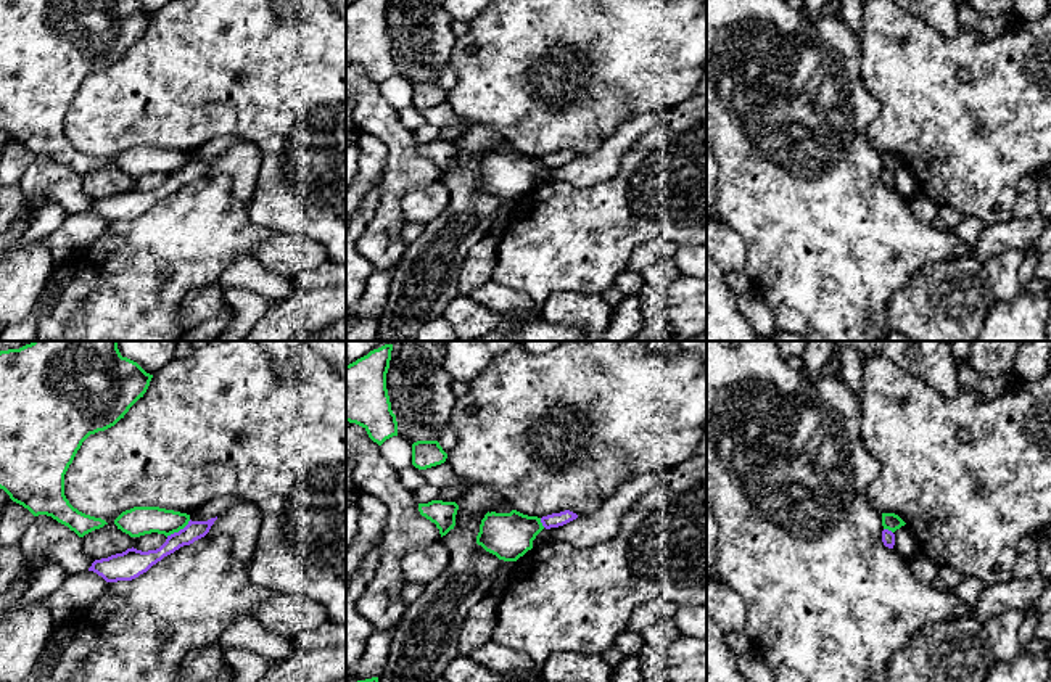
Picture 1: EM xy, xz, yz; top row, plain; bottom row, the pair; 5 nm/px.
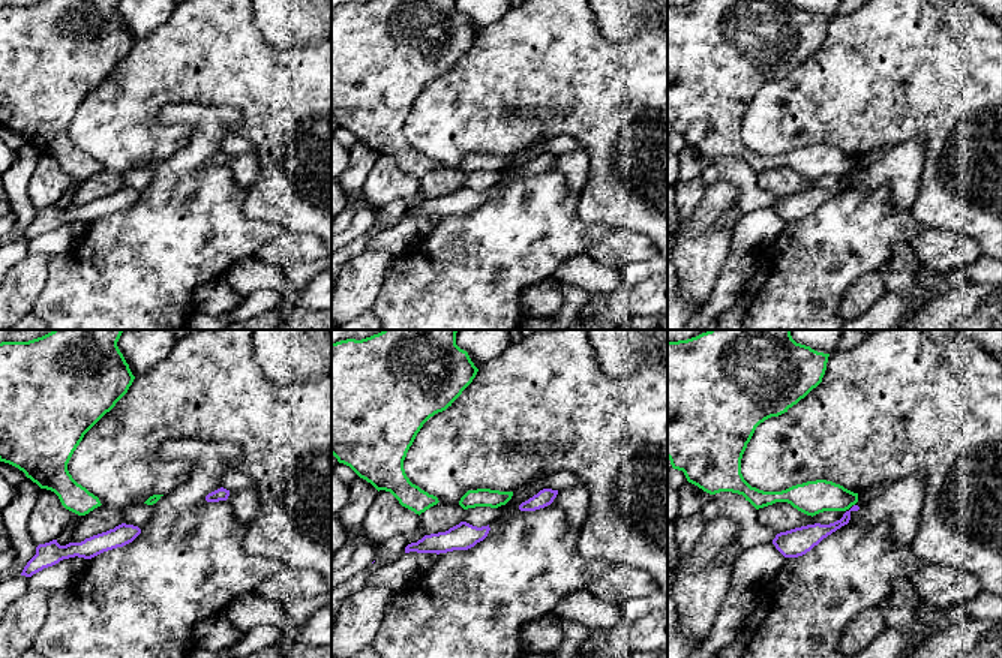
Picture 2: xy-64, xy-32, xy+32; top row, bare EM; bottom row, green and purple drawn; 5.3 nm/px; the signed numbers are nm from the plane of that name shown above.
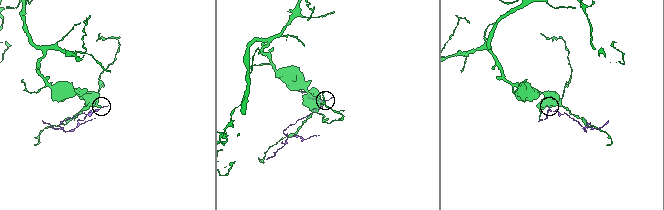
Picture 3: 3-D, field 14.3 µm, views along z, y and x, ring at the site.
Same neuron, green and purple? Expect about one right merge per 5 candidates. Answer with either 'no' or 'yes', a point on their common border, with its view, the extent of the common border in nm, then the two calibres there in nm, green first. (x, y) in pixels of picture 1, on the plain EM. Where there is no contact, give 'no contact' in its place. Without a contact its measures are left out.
no | xy (177, 171) | 150 nm | 150/120 nm

